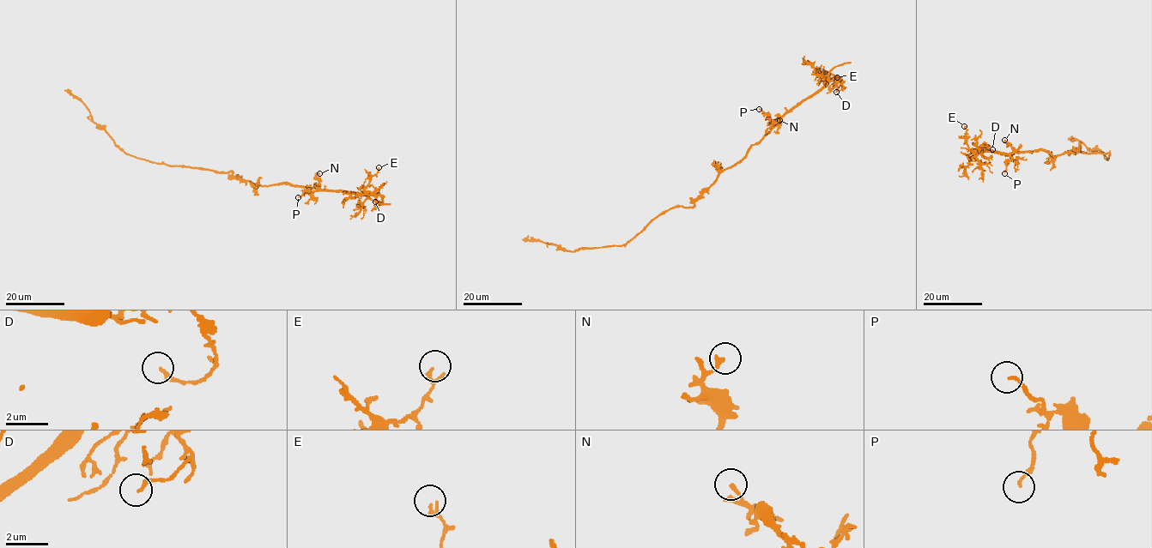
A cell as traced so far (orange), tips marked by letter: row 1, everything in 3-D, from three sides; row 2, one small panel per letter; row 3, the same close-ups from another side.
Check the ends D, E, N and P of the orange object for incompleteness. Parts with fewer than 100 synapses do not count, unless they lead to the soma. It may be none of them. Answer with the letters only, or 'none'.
none

